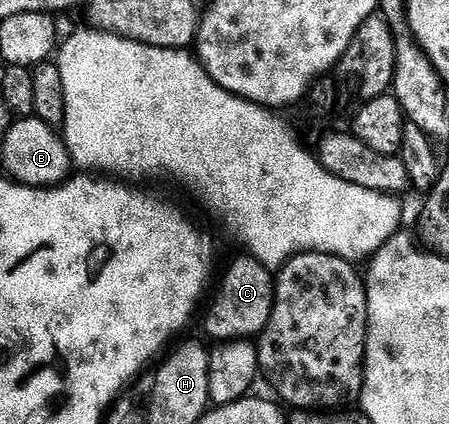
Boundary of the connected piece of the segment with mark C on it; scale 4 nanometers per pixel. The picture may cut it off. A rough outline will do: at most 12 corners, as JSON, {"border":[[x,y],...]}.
{"border":[[236,258],[214,293],[206,333],[214,343],[261,337],[275,274]]}

